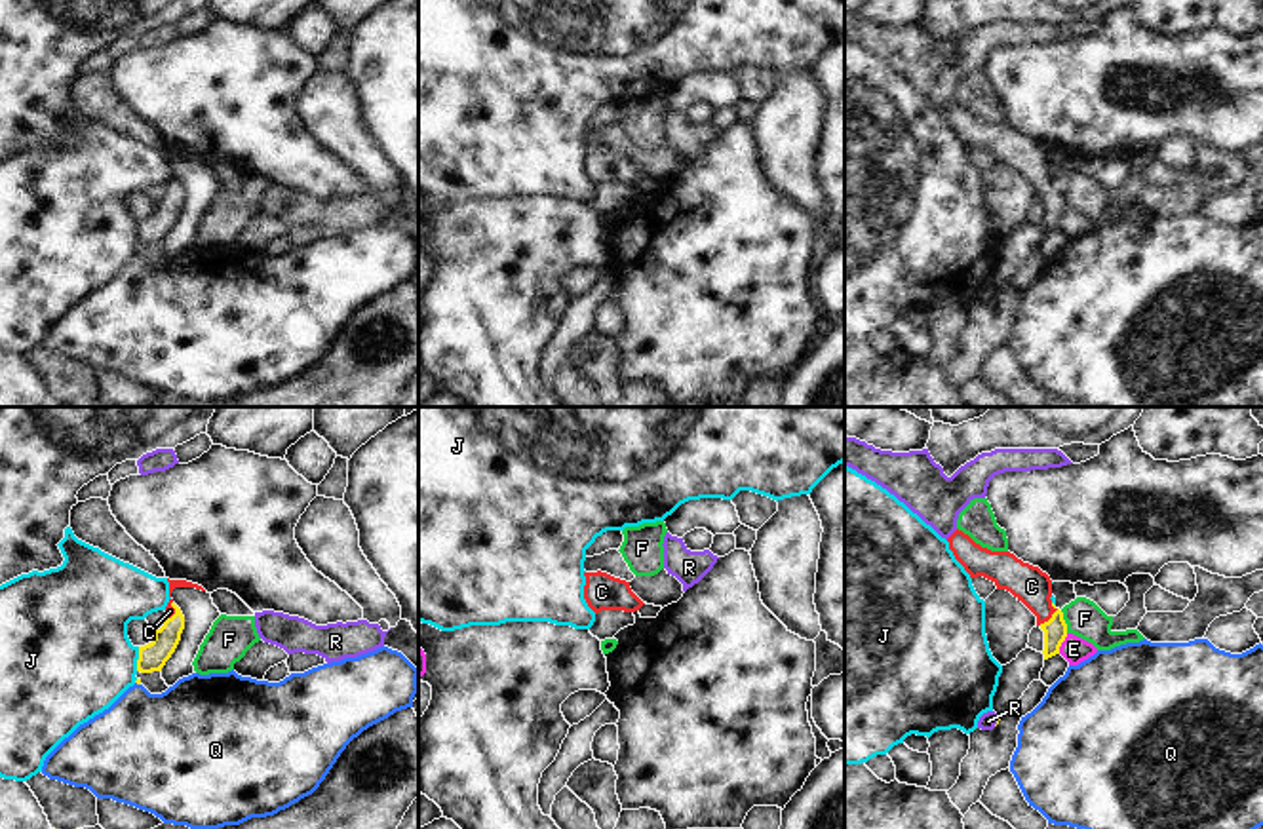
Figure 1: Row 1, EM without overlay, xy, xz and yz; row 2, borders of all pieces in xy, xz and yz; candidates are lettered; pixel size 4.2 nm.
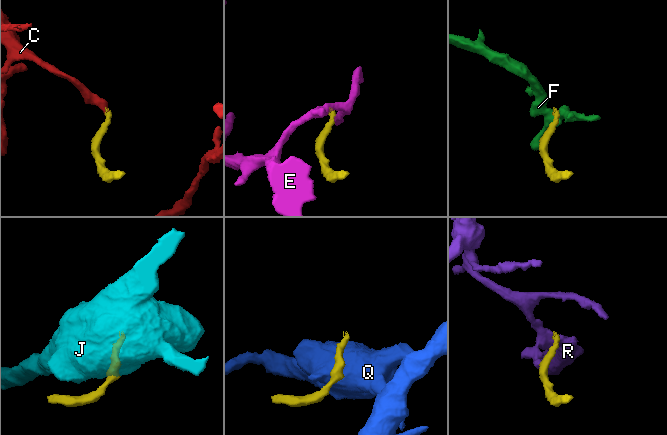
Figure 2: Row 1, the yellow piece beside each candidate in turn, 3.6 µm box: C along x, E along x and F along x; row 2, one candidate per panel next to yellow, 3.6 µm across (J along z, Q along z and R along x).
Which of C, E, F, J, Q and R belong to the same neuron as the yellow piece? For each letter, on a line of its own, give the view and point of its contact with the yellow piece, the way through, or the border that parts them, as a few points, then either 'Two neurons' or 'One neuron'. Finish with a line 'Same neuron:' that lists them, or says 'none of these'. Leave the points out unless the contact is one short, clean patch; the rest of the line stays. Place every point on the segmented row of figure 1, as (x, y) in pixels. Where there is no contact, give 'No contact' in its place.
C: Touches yellow at yz (1052, 616). Path across: yz (1054, 630), (1052, 616), (1039, 603), (1031, 586). One neuron
E: Touches yellow at yz (1062, 641). Boundary: yz (1068, 634), (1058, 653). Two neurons
F: Touches yellow at yz (1064, 622). Boundary: yz (1060, 611), (1068, 632). Two neurons
J: Touches yellow at xy (139, 658). Two neurons
Q: Touches yellow at xy (137, 683). Two neurons
R: Touches yellow at yz (997, 721). Boundary: yz (1001, 715), (993, 725). Two neurons
Same neuron: C.

